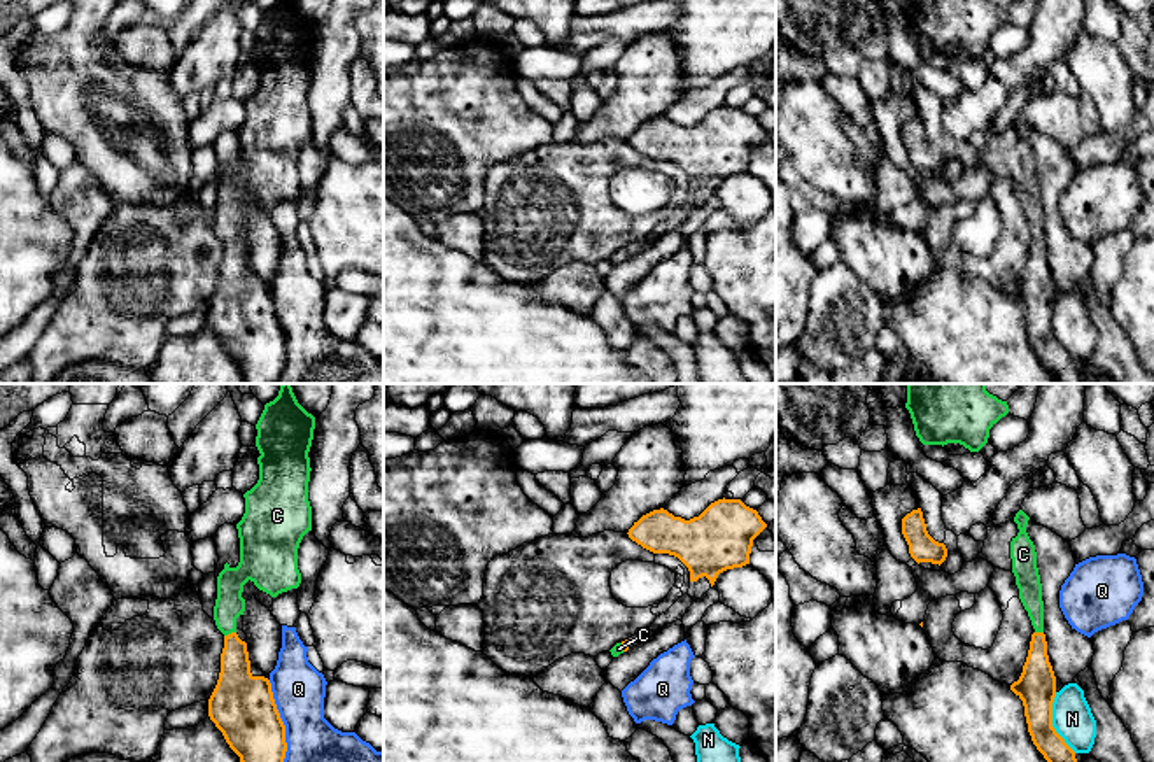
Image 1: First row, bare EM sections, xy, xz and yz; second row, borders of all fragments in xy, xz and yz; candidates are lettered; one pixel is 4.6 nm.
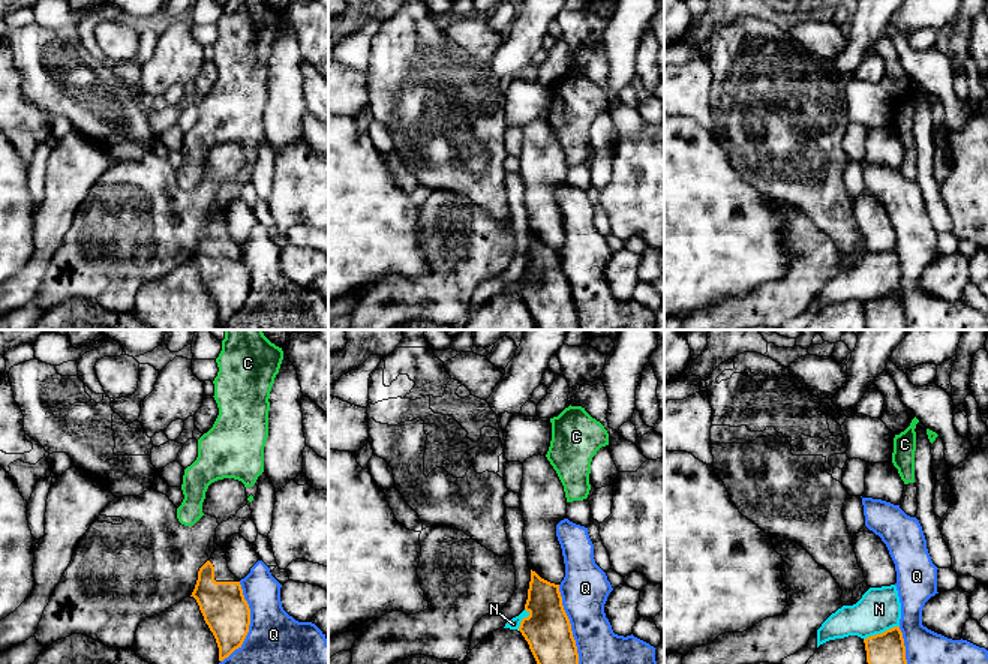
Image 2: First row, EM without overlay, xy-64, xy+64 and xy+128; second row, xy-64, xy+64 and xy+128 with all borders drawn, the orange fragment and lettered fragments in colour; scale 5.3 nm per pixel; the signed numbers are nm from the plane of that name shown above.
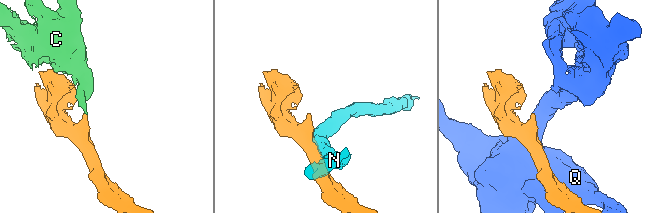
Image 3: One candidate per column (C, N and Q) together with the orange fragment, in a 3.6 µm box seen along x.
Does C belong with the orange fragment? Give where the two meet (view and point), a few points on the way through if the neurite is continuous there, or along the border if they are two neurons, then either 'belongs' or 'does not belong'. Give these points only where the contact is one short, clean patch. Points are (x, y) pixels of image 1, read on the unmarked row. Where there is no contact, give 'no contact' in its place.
contact xy (232, 240); belongs

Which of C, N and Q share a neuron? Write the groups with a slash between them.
C / N / Q

